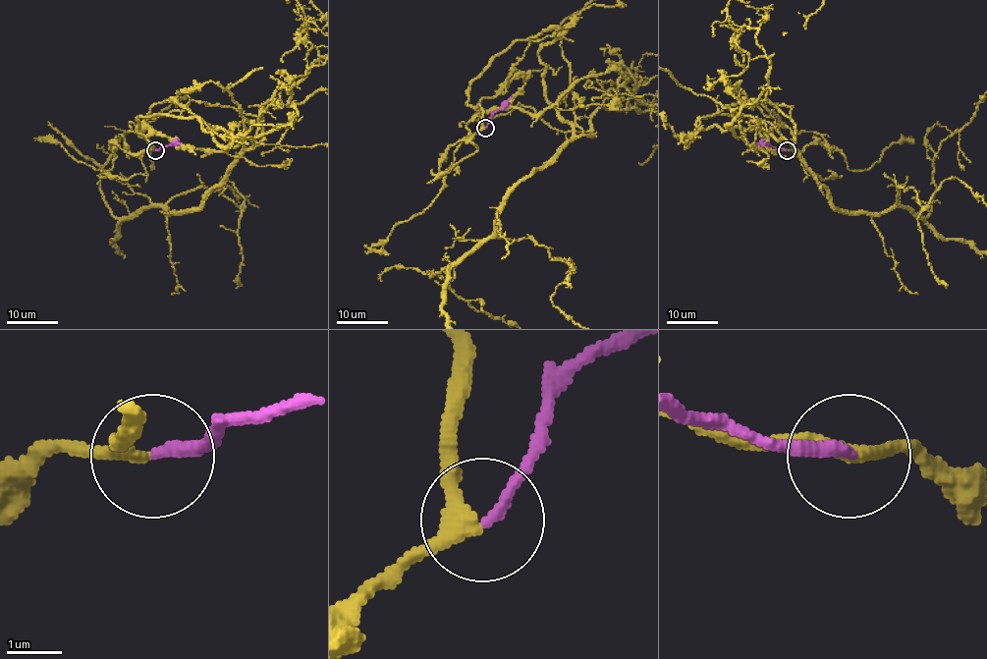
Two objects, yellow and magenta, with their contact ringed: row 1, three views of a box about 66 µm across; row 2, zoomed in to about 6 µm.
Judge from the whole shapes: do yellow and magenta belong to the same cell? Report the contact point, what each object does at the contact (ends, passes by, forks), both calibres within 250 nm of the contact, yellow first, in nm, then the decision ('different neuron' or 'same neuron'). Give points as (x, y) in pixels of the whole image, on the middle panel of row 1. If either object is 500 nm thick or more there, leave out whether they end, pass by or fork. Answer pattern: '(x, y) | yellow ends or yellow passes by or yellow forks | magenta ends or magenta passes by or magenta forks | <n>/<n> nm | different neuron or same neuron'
(485, 128) | yellow passes by | magenta ends | 240/200 nm | different neuron

